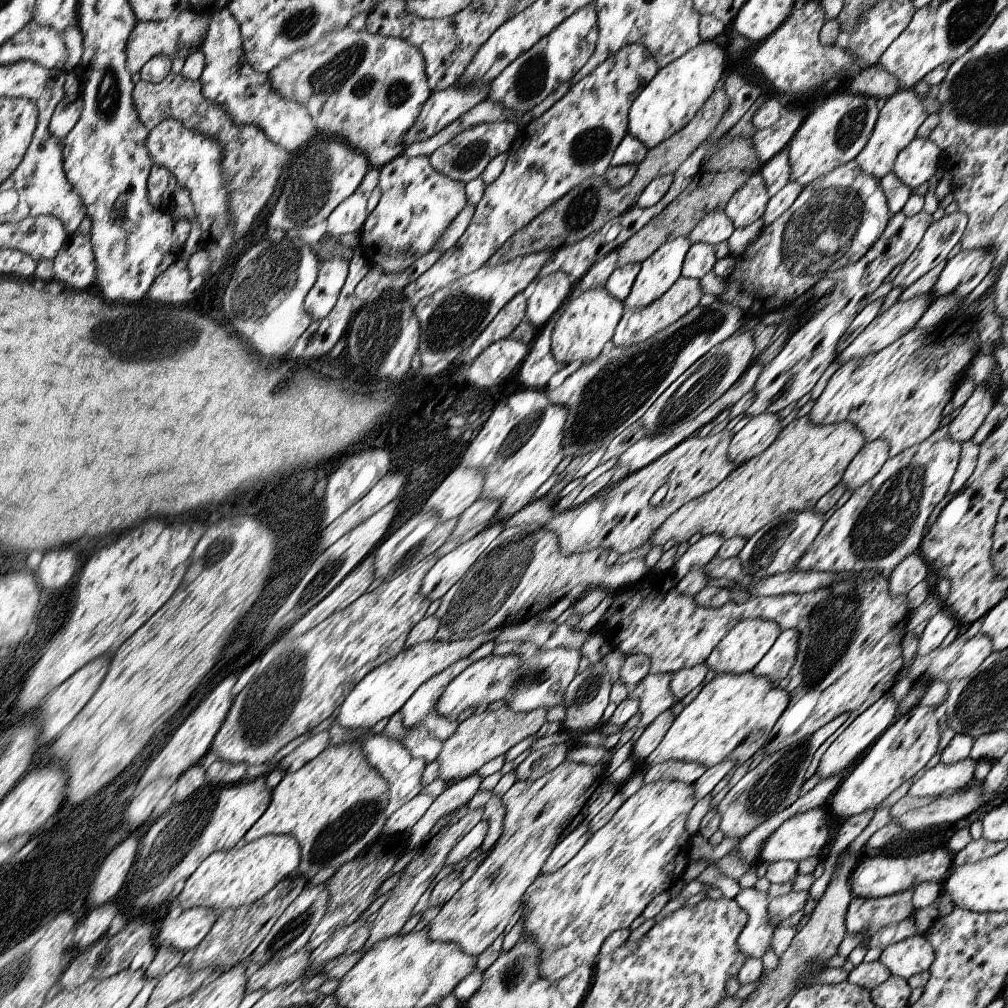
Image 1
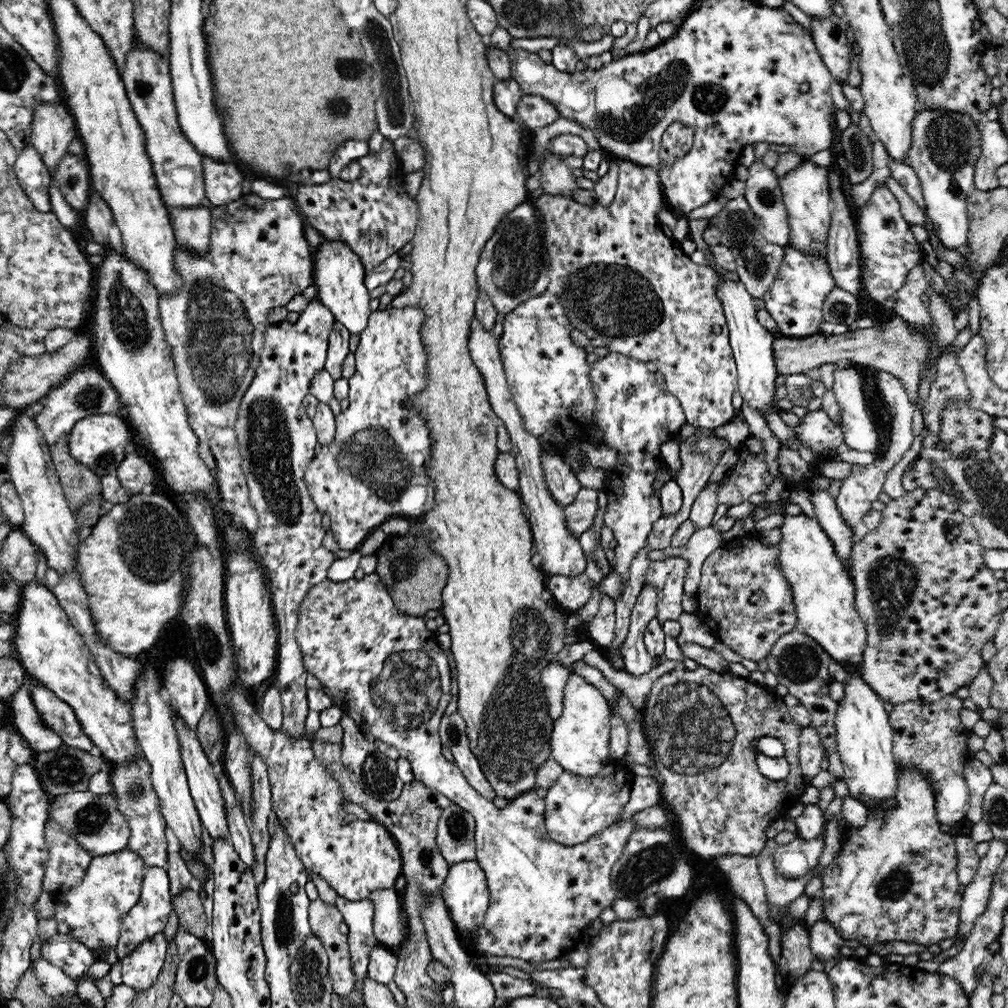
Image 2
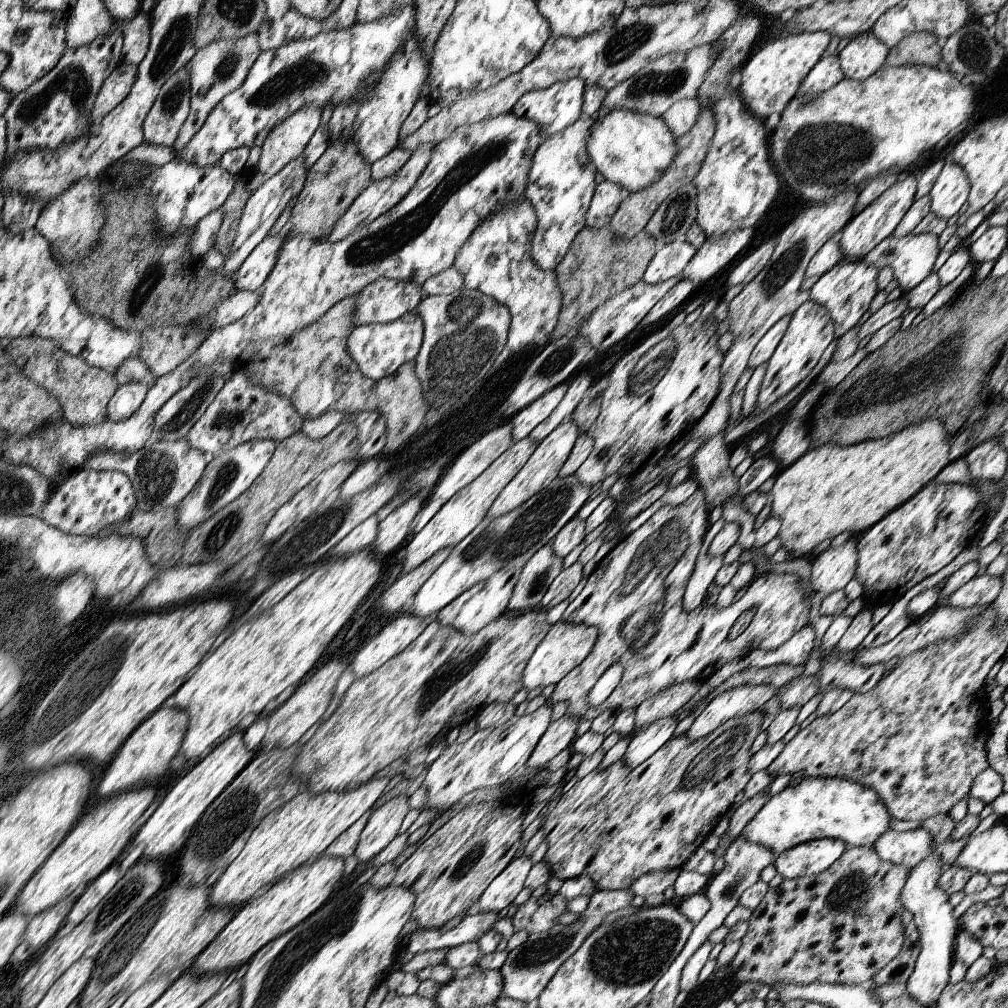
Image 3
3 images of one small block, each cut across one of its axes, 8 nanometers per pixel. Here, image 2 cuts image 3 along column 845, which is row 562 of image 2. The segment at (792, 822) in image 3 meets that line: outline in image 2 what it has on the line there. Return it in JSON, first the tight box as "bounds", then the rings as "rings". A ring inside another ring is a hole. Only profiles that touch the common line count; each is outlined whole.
{"bounds":[780,516,868,668],"rings":[[[786,516],[782,530],[780,546],[780,572],[792,586],[798,626],[796,632],[810,636],[818,642],[828,656],[838,662],[842,668],[856,664],[862,660],[862,652],[868,644],[868,630],[858,614],[854,600],[856,588],[850,576],[848,564],[836,554],[832,538],[824,532],[822,524],[816,518],[800,516]]]}

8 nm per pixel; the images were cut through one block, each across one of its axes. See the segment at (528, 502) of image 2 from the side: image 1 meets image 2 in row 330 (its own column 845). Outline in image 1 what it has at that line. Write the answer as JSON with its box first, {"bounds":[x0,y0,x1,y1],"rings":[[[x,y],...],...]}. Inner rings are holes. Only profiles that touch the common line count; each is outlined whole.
{"bounds":[841,438,889,490],"rings":[[[881,438],[867,442],[841,478],[845,490],[861,490],[865,482],[873,482],[873,478],[885,468],[885,462],[889,462],[889,444]]]}

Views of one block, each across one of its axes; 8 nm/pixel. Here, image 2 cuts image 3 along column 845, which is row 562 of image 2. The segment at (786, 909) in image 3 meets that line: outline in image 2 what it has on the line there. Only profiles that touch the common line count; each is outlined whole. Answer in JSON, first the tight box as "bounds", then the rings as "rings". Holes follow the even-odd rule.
{"bounds":[848,488,1004,706],"rings":[[[916,488],[914,492],[906,492],[902,498],[888,502],[886,508],[882,510],[880,526],[874,528],[872,532],[868,532],[858,544],[852,546],[852,558],[848,562],[848,570],[850,570],[850,576],[854,580],[854,588],[856,588],[854,606],[856,606],[858,614],[862,616],[862,620],[866,624],[866,630],[868,630],[868,644],[866,644],[866,650],[862,654],[862,680],[882,698],[882,702],[888,702],[892,706],[906,704],[906,702],[936,704],[944,696],[954,694],[956,688],[968,686],[980,674],[980,670],[984,668],[984,660],[982,660],[980,652],[990,642],[994,632],[998,630],[998,626],[1002,622],[1002,612],[1004,610],[1000,608],[998,580],[994,578],[994,570],[990,570],[986,566],[986,562],[984,562],[984,556],[982,556],[984,548],[982,548],[982,542],[980,542],[978,536],[980,534],[974,530],[972,520],[966,518],[958,510],[958,504],[948,494],[938,492],[938,490]]]}

